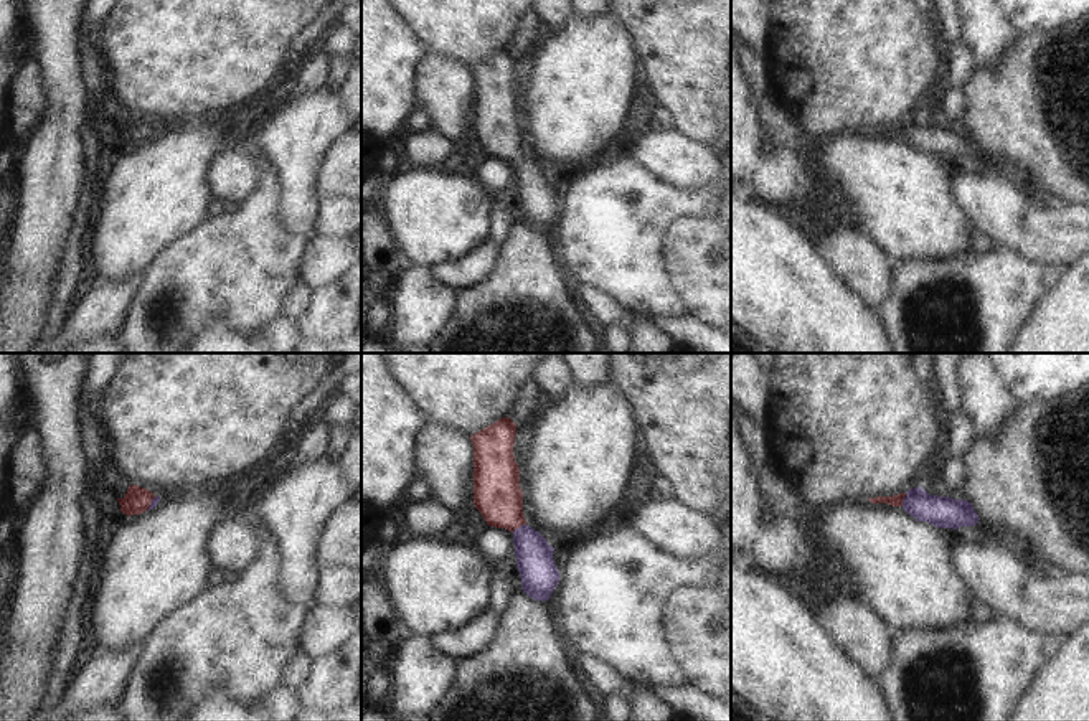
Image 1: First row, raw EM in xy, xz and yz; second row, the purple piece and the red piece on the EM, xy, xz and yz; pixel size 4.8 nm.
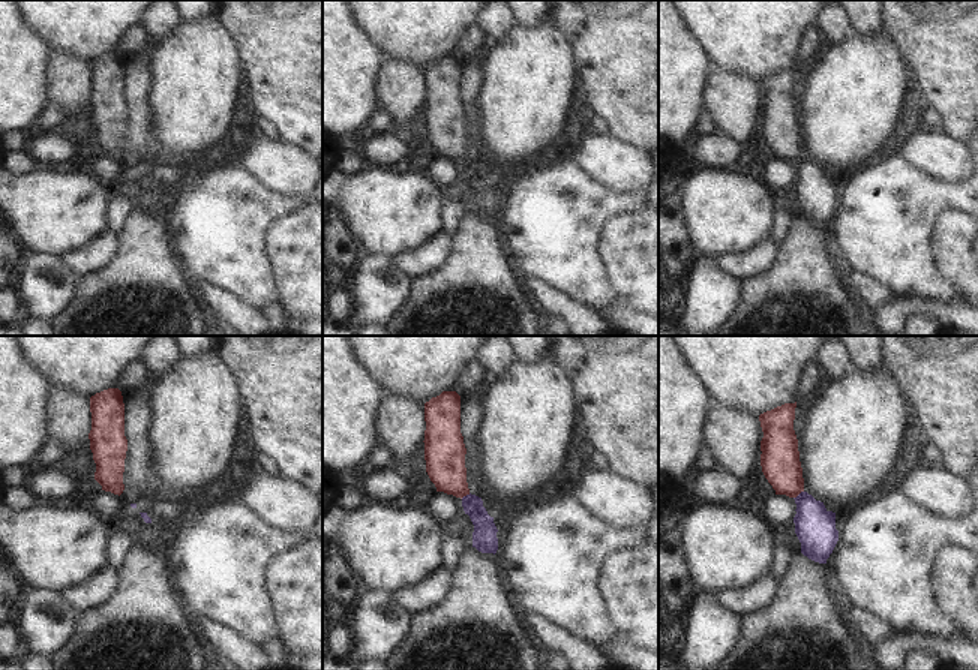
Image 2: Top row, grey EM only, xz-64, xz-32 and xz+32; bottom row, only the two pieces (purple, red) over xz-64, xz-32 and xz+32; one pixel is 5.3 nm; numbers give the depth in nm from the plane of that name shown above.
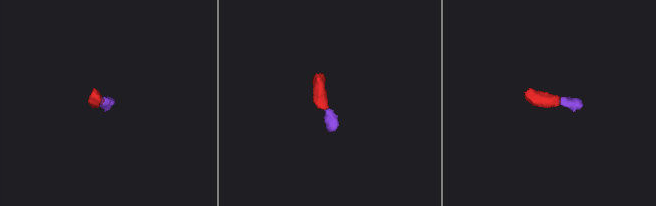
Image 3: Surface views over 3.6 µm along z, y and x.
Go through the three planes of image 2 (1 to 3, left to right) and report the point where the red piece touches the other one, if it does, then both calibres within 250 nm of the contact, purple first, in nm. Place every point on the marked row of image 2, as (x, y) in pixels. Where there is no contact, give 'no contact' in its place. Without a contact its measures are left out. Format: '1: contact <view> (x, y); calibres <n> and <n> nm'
1: no contact
2: contact xz-32 (467, 495); calibres 130 and 220 nm
3: contact xz+32 (800, 493); calibres 220 and 220 nm

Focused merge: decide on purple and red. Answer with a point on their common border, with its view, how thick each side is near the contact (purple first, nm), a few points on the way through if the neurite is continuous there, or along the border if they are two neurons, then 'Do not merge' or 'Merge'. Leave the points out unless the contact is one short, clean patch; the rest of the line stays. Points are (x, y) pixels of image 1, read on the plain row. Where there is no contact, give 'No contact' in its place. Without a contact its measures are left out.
Touches purple at xz (520, 157). Thickness 180 nm (purple) against 240 nm. Path across: xz (535, 193), (535, 187), (520, 157), (502, 137), (497, 126). Merge.

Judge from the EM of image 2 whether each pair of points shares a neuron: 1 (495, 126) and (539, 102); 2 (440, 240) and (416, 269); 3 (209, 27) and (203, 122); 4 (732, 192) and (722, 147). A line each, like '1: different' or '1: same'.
1: same
2: same
3: same
4: different

